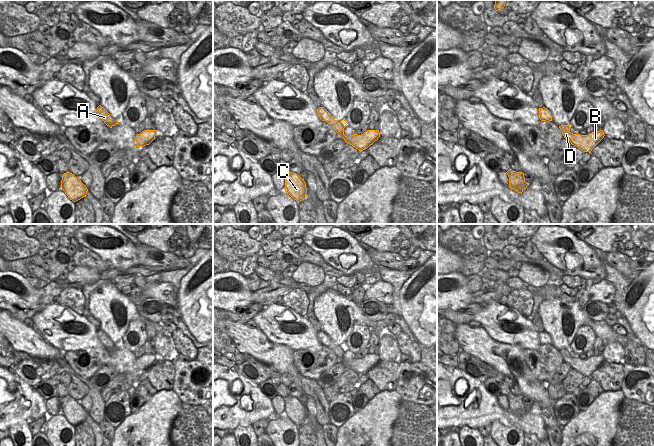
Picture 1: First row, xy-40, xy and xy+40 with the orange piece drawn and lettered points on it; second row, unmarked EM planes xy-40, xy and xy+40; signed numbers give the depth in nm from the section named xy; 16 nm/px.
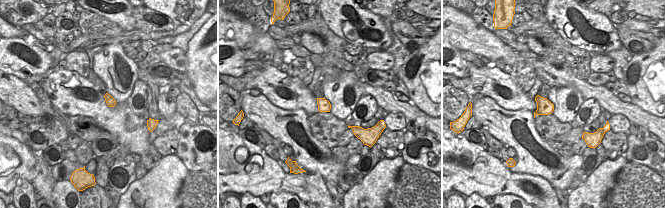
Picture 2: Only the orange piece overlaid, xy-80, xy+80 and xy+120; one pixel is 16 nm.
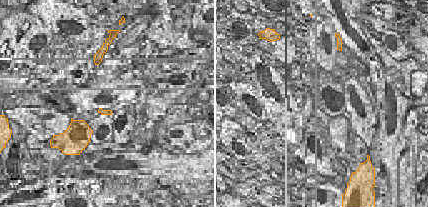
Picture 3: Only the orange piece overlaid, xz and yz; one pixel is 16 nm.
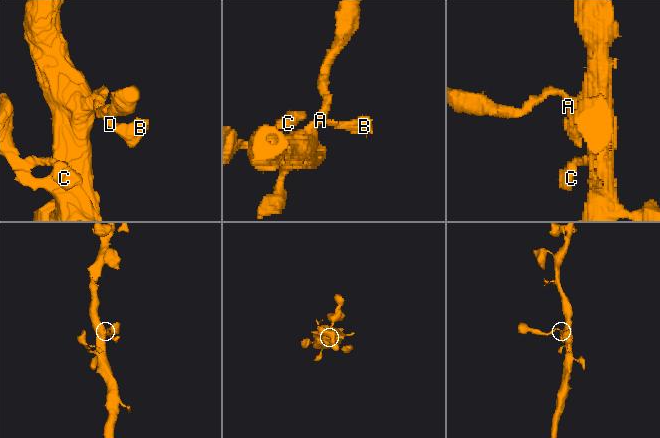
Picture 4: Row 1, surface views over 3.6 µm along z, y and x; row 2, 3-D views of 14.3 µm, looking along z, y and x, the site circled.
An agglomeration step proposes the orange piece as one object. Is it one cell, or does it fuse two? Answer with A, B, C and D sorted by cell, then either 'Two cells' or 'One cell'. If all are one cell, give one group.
Groups: A B C D. One cell

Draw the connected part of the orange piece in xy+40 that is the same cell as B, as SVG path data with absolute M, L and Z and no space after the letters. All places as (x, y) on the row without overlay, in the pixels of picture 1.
M569 349L559 350L565 363L568 363L572 369L578 371L583 376L591 377L592 373L604 362L603 354L594 355L588 359L573 358L570 356Z

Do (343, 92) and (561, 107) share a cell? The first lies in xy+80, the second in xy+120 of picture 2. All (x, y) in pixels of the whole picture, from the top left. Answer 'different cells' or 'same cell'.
same cell

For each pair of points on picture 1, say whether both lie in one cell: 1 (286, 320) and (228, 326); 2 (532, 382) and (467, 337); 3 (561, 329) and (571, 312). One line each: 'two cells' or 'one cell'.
1: two cells
2: one cell
3: one cell

